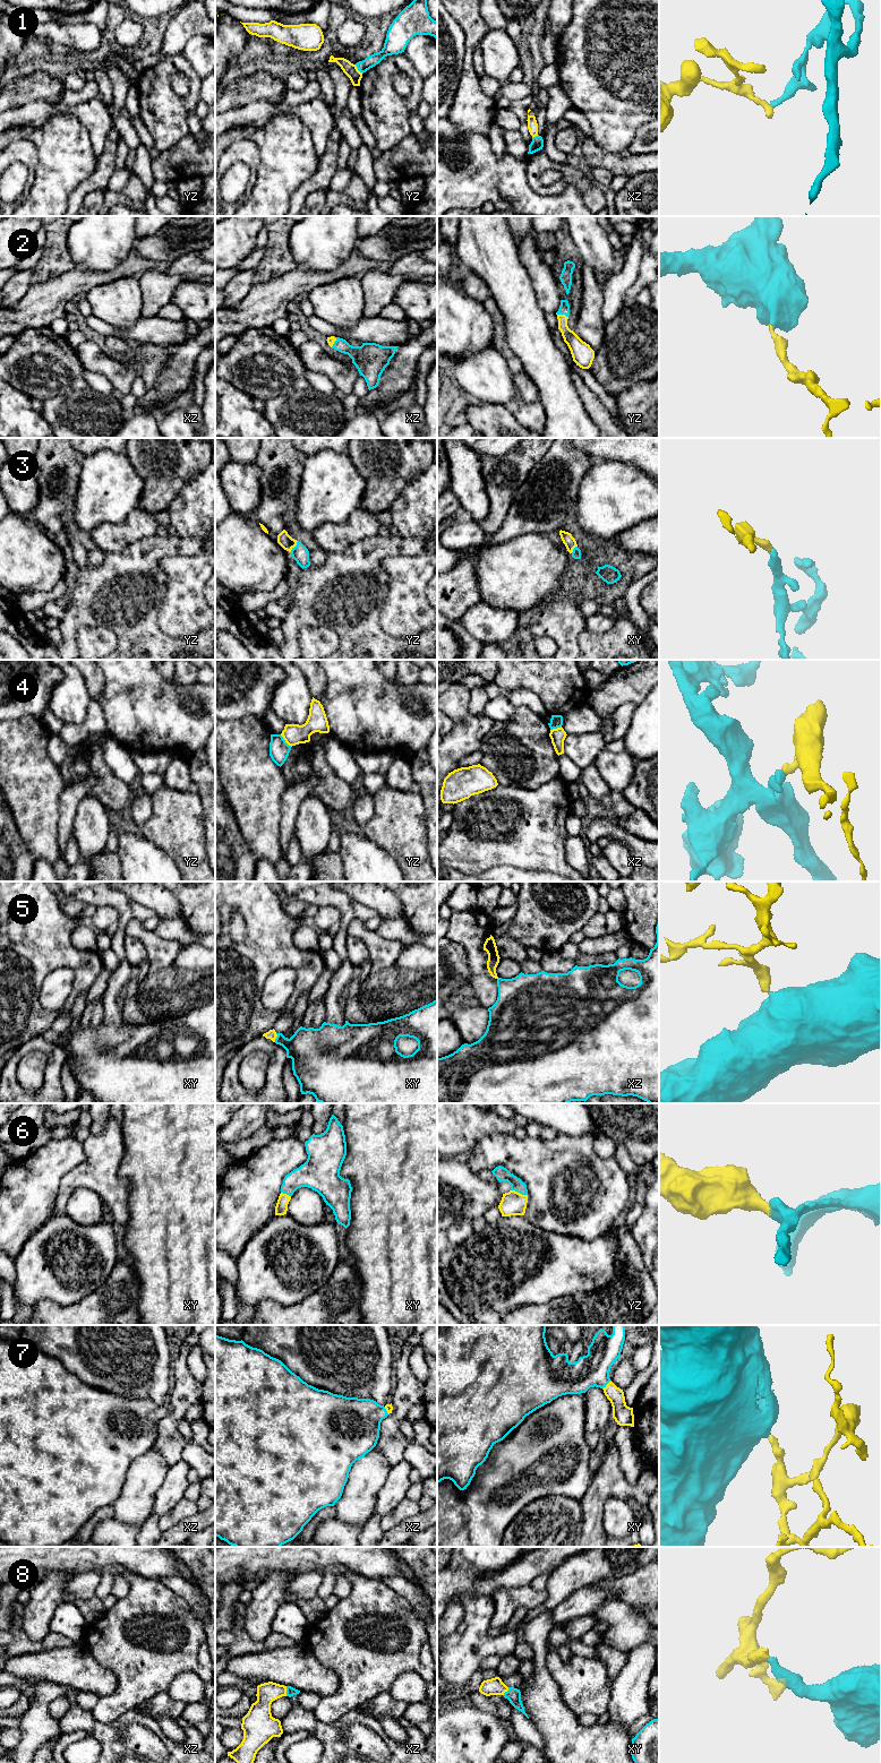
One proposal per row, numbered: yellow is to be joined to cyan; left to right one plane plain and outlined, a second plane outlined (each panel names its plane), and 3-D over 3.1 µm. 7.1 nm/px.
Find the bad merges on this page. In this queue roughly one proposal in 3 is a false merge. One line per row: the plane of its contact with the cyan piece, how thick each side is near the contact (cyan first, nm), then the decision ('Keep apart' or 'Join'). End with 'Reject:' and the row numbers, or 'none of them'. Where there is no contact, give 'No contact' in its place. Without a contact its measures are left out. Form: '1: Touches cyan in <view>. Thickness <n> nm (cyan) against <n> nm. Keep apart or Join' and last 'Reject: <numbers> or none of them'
1: Touches cyan in yz. Thickness 80 nm (cyan) against 90 nm. Keep apart
2: Touches cyan in yz. Thickness 80 nm (cyan) against 110 nm. Join
3: Touches cyan in yz. Thickness 120 nm (cyan) against 100 nm. Join
4: Touches cyan in yz. Thickness 140 nm (cyan) against 150 nm. Keep apart
5: Touches cyan in xy. Thickness 300 nm (cyan) against 70 nm. Join
6: Touches cyan in yz. Thickness 100 nm (cyan) against 170 nm. Join
7: Touches cyan in xy. Thickness 240 nm (cyan) against 140 nm. Join
8: Touches cyan in xz. Thickness 60 nm (cyan) against 160 nm. Join
Reject: 1, 4

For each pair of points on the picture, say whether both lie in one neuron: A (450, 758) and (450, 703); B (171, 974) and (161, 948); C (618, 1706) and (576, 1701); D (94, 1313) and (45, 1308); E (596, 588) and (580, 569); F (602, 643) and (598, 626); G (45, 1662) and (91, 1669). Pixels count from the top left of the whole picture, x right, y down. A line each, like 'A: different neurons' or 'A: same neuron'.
A: same neuron
B: different neurons
C: different neurons
D: same neuron
E: same neuron
F: different neurons
G: same neuron

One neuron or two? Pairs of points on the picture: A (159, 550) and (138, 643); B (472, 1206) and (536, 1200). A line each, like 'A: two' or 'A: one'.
A: one
B: two

